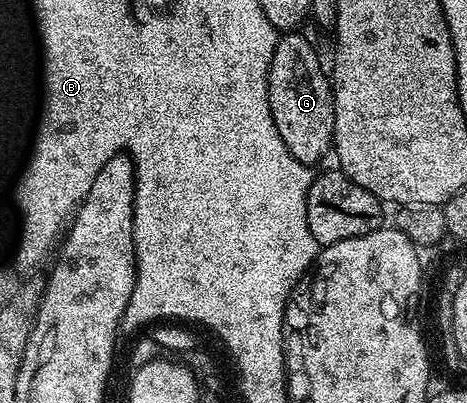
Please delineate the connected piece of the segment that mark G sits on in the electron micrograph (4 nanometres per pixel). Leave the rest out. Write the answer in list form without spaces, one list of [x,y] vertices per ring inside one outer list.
[[[285,33],[278,38],[269,66],[269,108],[291,157],[317,165],[333,146],[333,89],[316,49],[307,36],[297,34],[301,33]]]

